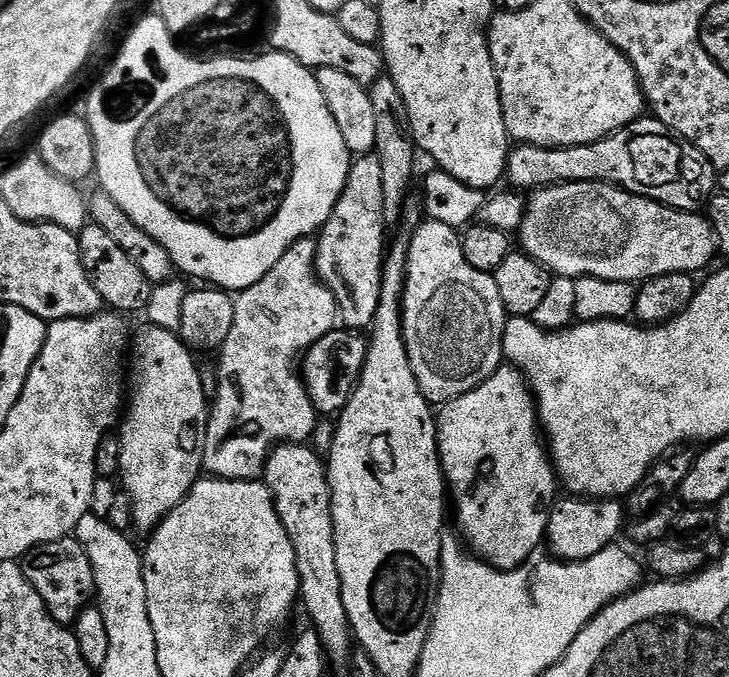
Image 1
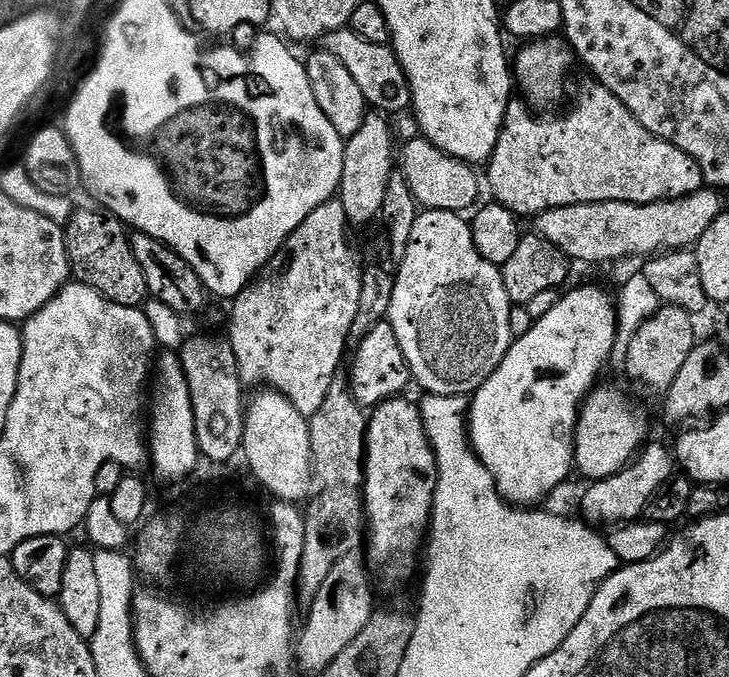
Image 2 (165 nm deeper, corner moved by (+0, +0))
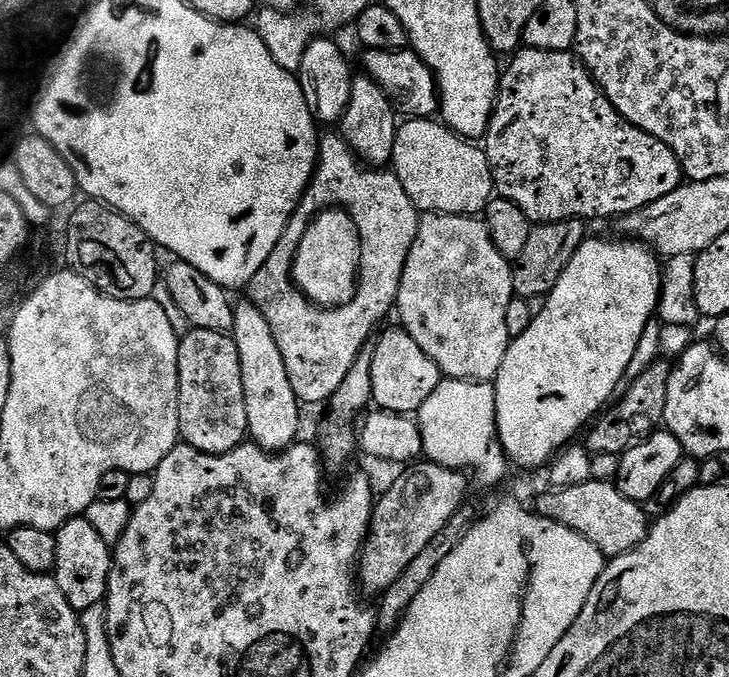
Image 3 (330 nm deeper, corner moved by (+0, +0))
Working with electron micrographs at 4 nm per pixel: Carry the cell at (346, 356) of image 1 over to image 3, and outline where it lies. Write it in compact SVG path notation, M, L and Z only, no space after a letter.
M385 327L385 332L381 331L374 340L376 349L374 362L370 366L372 404L382 412L416 414L426 402L426 398L430 398L430 394L438 390L442 374L430 354L422 350L422 346L418 346L418 342L414 342L414 338L410 338L410 334L404 331L403 327L395 327Z

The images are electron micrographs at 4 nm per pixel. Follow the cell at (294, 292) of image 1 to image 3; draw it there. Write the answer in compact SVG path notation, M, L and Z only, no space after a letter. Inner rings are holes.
M339 134L320 136L316 169L311 182L308 183L308 189L298 202L290 222L286 222L286 230L282 230L282 238L278 238L278 246L270 250L270 258L262 262L262 270L254 274L254 278L246 289L247 299L251 300L252 304L262 312L262 318L266 318L266 322L270 324L270 330L274 332L274 342L278 342L278 350L282 350L282 362L286 362L286 374L290 374L290 386L294 386L294 394L301 405L327 405L334 390L342 386L346 373L354 364L354 358L358 358L364 345L373 339L377 331L376 324L383 325L388 311L391 313L395 309L402 270L406 266L410 246L414 238L418 236L421 215L420 209L414 206L414 202L410 202L410 194L402 190L402 182L398 182L395 172L381 170L376 166L365 166L353 154L352 148L345 142L344 137ZM328 209L344 209L348 212L349 218L353 220L356 227L360 246L360 268L356 293L353 294L352 300L336 308L320 307L312 303L296 288L292 280L292 259L303 234L311 225L312 220L320 212Z

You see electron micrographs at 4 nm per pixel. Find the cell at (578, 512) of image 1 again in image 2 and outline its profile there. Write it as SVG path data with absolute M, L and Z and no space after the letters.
M660 444L643 445L642 451L633 459L631 464L627 464L618 474L610 478L591 481L584 492L584 497L580 500L580 508L584 511L583 519L589 525L619 526L621 524L631 524L643 517L646 510L646 502L654 495L654 490L666 482L666 478L674 475L674 456Z

